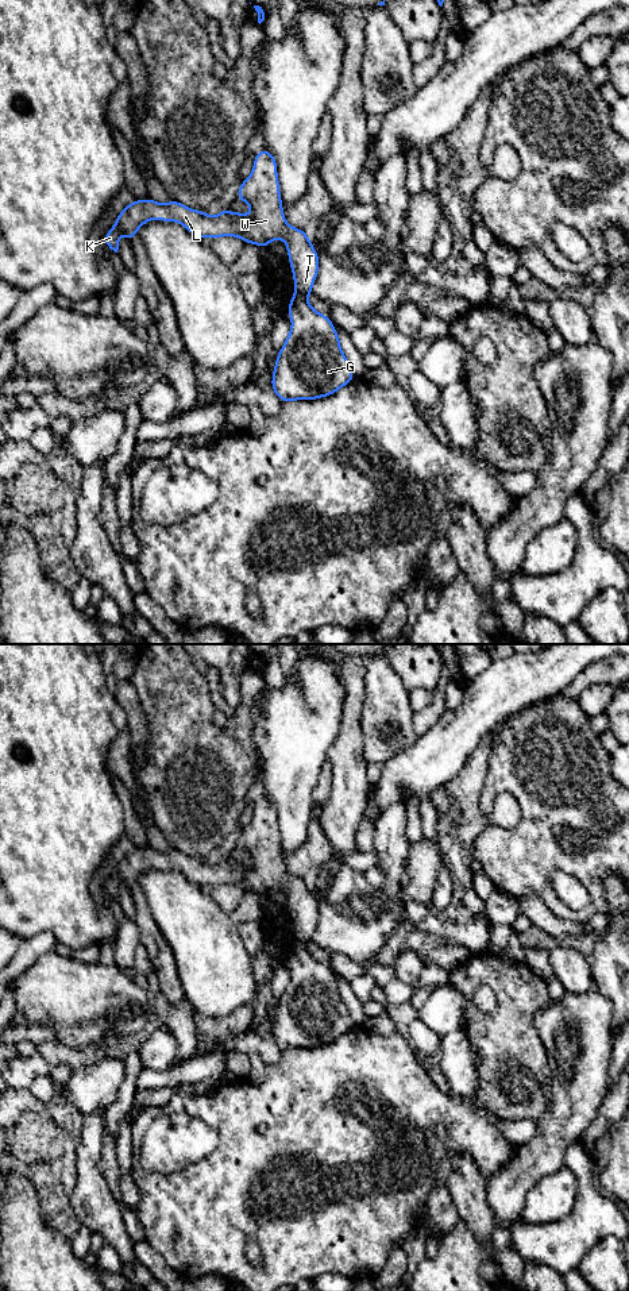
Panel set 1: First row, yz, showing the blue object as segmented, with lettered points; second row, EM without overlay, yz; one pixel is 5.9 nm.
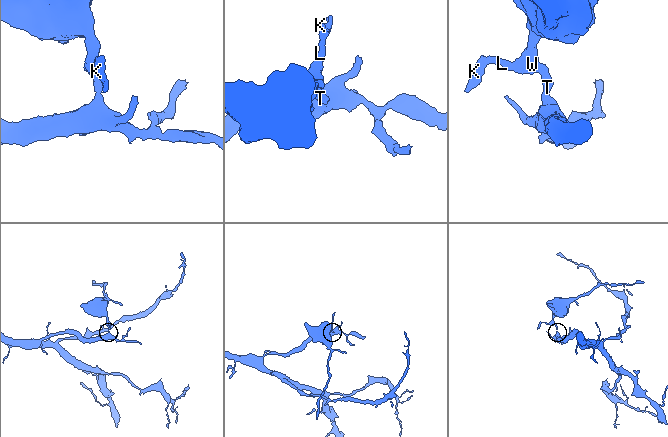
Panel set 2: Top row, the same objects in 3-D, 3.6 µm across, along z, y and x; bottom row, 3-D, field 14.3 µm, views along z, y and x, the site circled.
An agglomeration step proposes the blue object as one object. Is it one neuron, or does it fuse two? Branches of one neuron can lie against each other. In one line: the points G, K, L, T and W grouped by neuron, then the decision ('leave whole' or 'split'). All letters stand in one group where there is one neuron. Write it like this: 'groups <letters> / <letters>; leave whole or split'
groups G / K L T W; split

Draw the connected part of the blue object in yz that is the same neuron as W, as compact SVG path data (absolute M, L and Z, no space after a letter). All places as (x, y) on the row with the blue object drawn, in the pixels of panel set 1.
M263 147L254 157L252 173L243 180L236 197L252 207L251 215L221 209L216 217L212 217L207 212L190 209L173 199L166 205L150 197L136 200L119 213L103 240L117 253L119 235L126 234L132 242L140 226L151 219L181 223L200 239L239 236L244 243L254 243L262 248L266 248L273 239L283 239L294 277L294 296L305 298L310 296L319 274L319 254L305 230L293 228L285 220L277 162L267 149Z

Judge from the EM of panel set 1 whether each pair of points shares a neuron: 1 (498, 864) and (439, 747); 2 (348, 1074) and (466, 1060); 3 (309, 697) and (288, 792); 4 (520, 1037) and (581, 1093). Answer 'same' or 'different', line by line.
1: different
2: different
3: same
4: different

